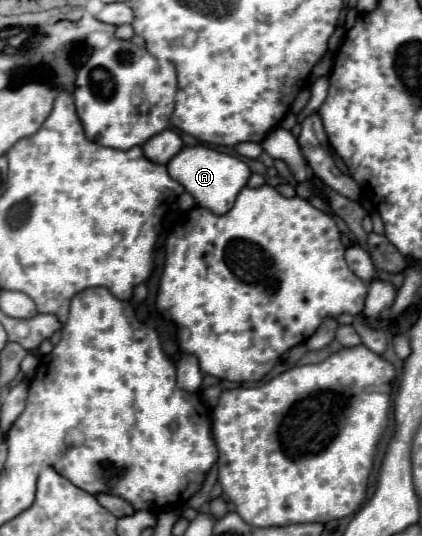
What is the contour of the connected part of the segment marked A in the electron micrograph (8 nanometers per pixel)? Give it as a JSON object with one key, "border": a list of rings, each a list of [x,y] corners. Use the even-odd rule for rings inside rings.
{"border":[[[194,145],[194,147],[182,147],[180,153],[176,153],[168,161],[168,173],[174,177],[194,199],[196,205],[210,209],[216,215],[224,215],[230,211],[230,207],[236,201],[238,191],[246,185],[250,177],[250,167],[240,161],[238,157],[232,157],[228,153],[220,153],[216,149],[208,149],[204,145]]]}

